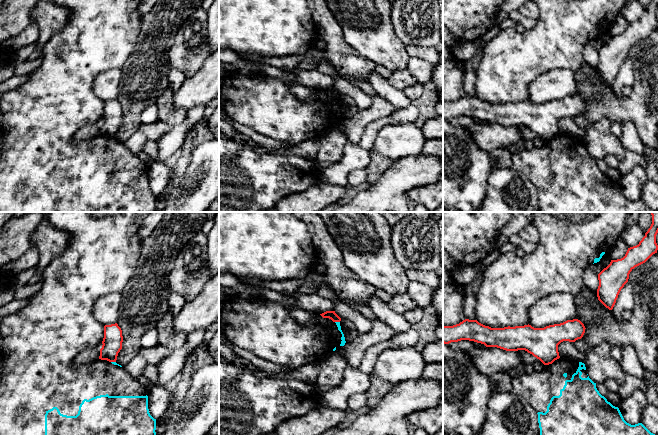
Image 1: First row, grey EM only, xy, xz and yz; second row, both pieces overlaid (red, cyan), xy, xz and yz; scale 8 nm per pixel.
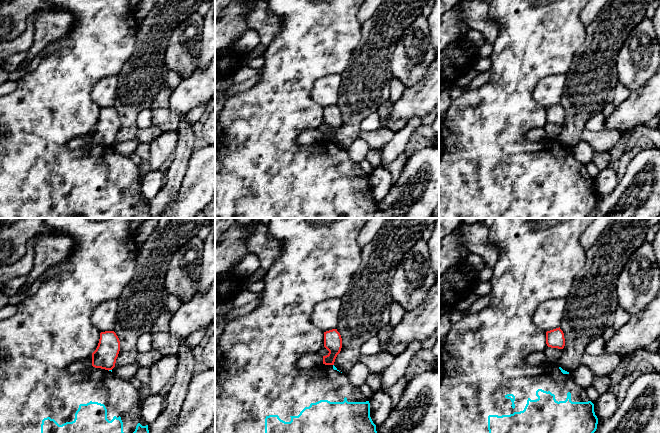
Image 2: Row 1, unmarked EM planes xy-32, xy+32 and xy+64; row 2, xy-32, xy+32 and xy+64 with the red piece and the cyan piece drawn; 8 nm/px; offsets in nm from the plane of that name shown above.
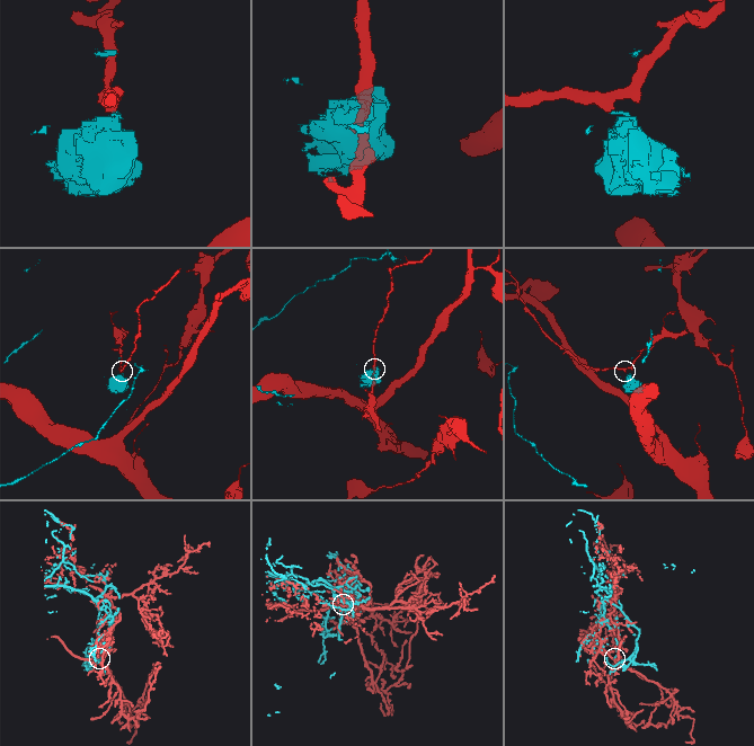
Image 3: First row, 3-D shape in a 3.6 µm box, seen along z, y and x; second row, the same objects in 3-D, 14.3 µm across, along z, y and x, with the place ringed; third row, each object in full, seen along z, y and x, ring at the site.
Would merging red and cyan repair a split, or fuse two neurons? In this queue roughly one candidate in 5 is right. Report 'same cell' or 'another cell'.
another cell

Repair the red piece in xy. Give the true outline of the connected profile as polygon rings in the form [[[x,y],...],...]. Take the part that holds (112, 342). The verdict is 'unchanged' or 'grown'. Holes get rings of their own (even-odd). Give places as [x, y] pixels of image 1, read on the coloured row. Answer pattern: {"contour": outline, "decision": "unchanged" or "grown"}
{"contour": [[[118,324],[105,325],[99,359],[116,362],[118,353],[122,349],[122,342],[122,330]]], "decision": "unchanged"}

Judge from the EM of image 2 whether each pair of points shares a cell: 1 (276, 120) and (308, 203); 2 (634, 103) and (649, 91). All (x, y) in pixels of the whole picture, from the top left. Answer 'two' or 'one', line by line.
1: one
2: one

